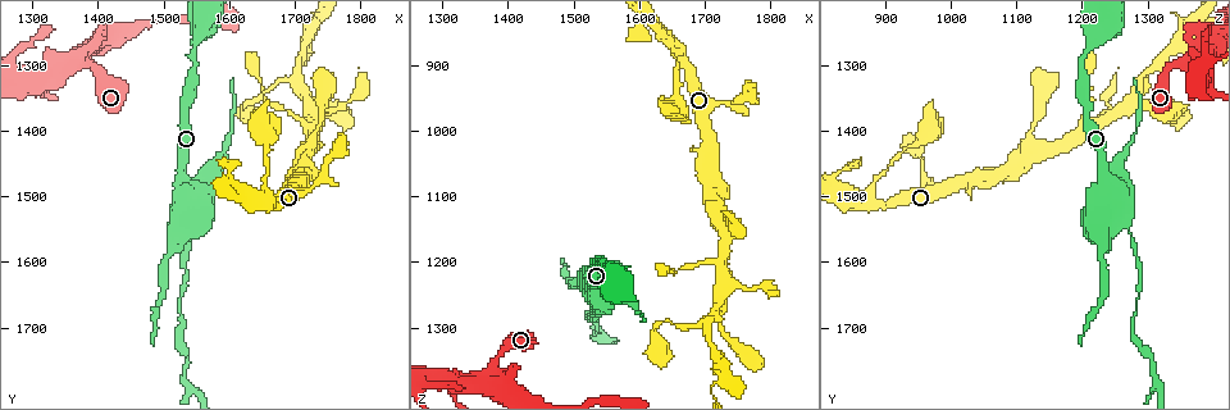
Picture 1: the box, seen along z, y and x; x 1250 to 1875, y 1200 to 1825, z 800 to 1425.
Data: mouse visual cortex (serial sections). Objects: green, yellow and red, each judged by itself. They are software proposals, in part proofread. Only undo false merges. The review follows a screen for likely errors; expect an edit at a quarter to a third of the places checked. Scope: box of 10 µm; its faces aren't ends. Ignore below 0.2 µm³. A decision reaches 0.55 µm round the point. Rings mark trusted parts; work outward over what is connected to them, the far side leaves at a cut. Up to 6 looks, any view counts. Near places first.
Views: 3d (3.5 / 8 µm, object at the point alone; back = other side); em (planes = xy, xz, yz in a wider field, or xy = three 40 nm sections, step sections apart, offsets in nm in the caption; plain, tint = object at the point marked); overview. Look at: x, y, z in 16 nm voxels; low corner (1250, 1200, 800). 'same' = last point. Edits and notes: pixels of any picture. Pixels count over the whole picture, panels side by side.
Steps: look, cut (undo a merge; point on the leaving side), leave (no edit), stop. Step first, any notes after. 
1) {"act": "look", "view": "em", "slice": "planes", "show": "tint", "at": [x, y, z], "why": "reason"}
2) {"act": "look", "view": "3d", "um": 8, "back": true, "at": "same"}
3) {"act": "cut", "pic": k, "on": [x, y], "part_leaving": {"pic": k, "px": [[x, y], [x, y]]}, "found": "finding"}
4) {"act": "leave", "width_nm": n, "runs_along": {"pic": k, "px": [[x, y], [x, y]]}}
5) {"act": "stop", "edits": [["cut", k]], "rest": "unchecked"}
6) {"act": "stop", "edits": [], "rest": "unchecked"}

{"act": "look", "view": "3d", "um": 3.5, "at": [1660, 1510, 880]}

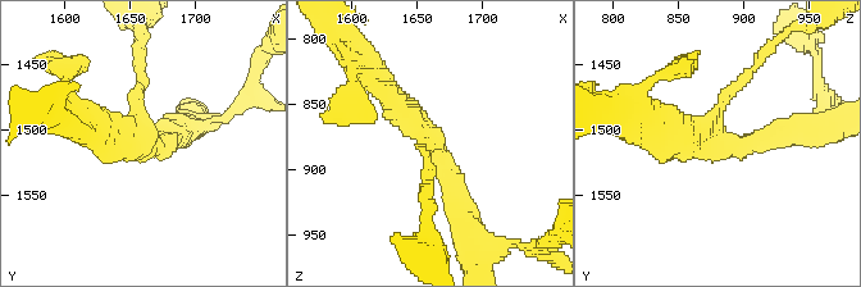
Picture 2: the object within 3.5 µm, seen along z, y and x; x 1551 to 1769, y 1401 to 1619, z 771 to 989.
{"act": "look", "view": "em", "slice": "xy", "step": 3, "show": "tint", "at": [1666, 1506, 882], "arms": 3, "arm_widths_nm": [100, 250, 350], "why": "shape alone is not enough"}

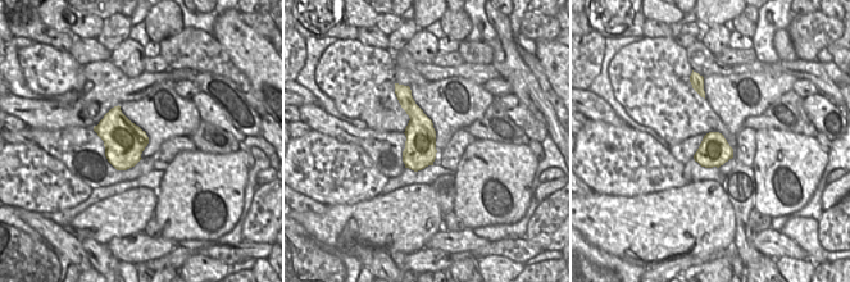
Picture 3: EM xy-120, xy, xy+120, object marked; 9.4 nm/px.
{"act": "leave", "runs_along": {"pic": 2, "px": [[465, 221], [429, 135], [382, 86]]}, "found": "continuous, no second cell"}

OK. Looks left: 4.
{"act": "look", "view": "3d", "um": 3.5, "at": [1530, 1490, 1235]}

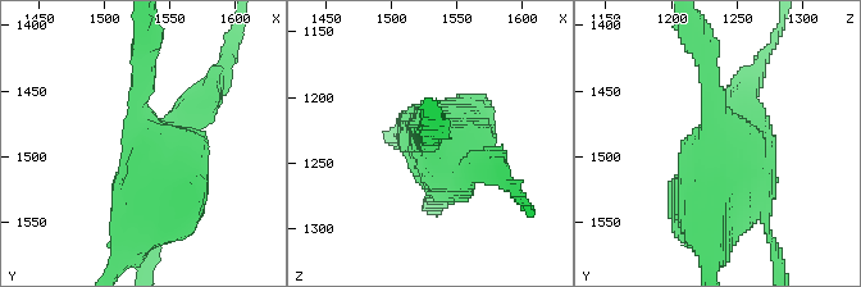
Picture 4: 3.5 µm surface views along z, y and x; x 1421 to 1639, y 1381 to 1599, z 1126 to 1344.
{"act": "look", "view": "em", "slice": "xy", "step": 5, "show": "tint", "at": [1534, 1486, 1234]}

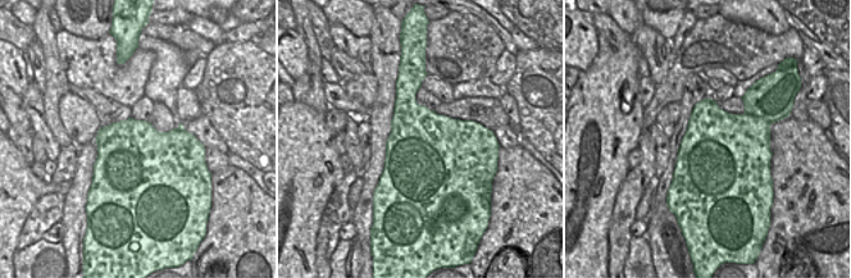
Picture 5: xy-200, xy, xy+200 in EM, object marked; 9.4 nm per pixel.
{"act": "cut", "pic": 4, "on": [155, 258], "part_leaving": {"pic": 4, "px": [[761, 209], [780, 268]]}, "found": "two cells meet here"}

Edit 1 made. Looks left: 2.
{"act": "stop", "edits": [["cut", 4]], "rest": "unchecked"}

